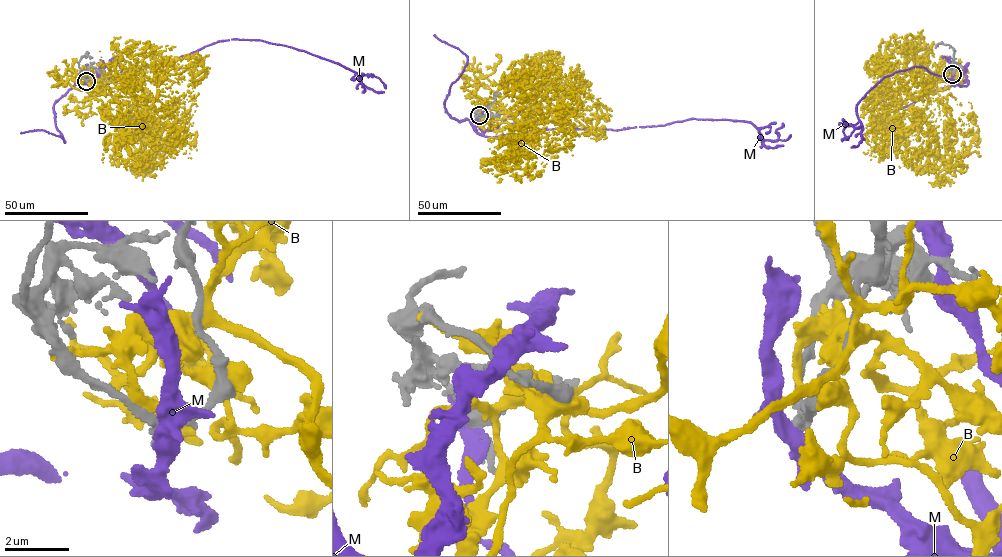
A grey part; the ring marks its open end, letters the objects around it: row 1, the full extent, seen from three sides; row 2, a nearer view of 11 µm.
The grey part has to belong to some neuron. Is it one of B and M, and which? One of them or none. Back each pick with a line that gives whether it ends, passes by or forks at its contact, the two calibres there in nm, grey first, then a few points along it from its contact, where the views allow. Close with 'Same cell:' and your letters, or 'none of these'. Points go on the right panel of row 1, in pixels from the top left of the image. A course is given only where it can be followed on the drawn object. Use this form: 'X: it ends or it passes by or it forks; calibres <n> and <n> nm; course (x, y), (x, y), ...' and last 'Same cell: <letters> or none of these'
Same cell: none of these

